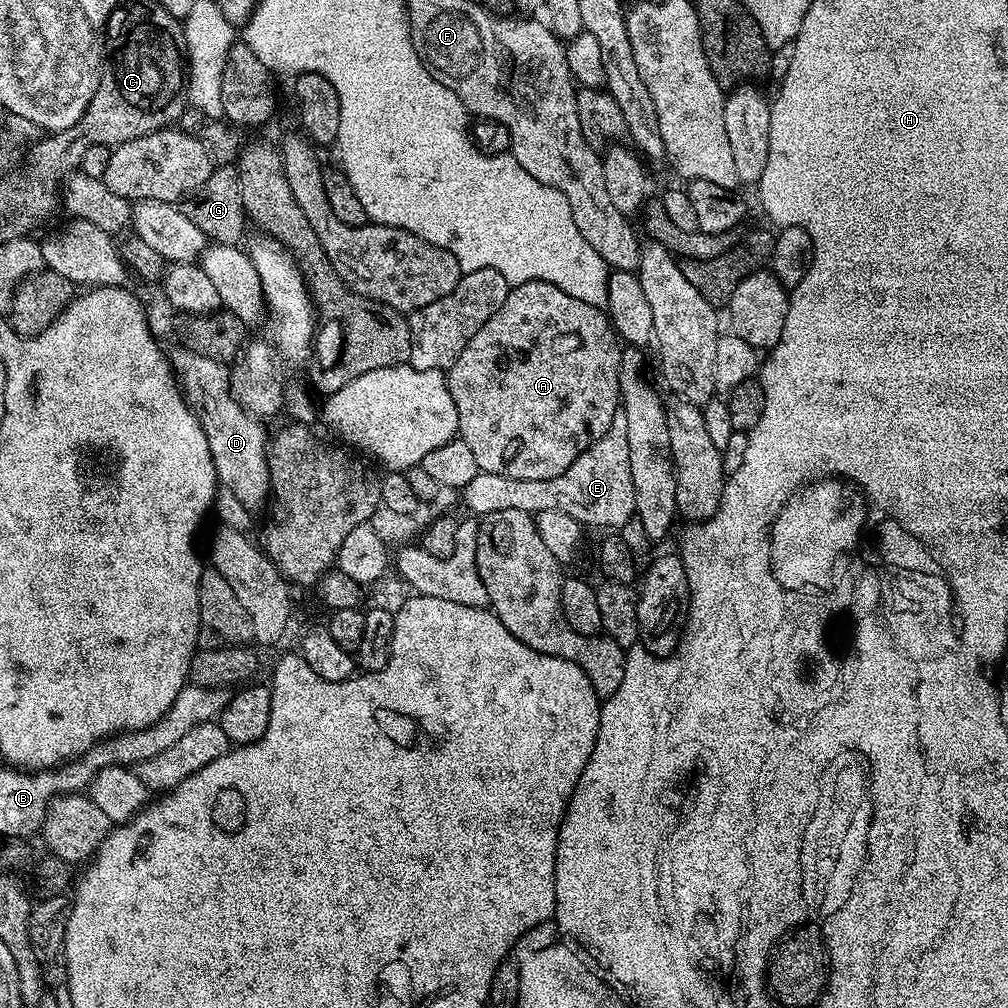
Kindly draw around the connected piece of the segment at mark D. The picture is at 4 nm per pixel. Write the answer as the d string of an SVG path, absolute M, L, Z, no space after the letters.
M176 346L170 352L170 363L184 401L190 405L206 434L219 483L229 488L238 497L238 502L250 510L257 510L264 503L267 505L273 486L264 428L260 425L263 423L232 395L229 369L221 361L206 358L183 346Z

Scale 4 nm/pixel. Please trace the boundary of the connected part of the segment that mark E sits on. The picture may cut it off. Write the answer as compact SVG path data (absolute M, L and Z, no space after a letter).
M618 410L614 414L614 422L610 422L610 430L606 430L606 434L602 434L602 438L595 440L585 452L578 454L578 458L574 458L574 462L566 466L558 478L506 478L502 474L480 471L474 482L462 489L462 496L465 506L472 511L469 513L480 518L502 510L522 510L533 514L542 510L562 510L589 529L618 530L636 515L626 418Z

